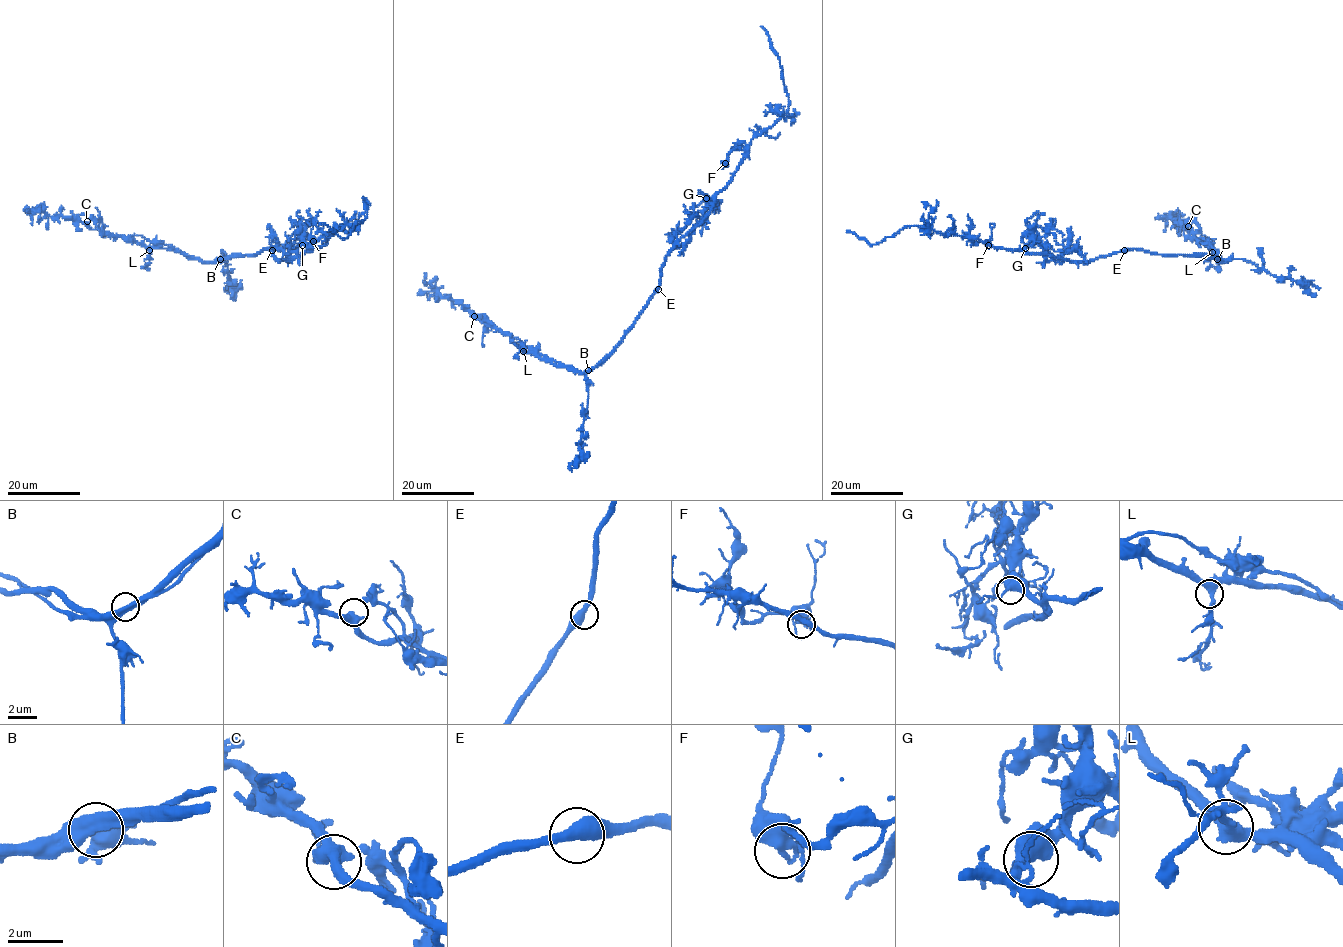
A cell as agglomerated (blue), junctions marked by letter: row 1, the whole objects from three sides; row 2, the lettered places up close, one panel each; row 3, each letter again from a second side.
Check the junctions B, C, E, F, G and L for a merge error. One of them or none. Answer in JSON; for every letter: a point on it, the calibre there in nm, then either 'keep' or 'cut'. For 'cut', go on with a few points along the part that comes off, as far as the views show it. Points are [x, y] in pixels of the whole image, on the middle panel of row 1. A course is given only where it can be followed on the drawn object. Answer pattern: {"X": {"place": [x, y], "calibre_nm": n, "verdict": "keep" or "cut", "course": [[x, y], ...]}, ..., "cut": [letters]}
{"B": {"place": [588, 370], "calibre_nm": 480, "verdict": "cut", "course": [[588, 370], [570, 371], [545, 355], [532, 352], [517, 338], [504, 333], [484, 313]]}, "C": {"place": [474, 316], "calibre_nm": 460, "verdict": "keep"}, "E": {"place": [658, 289], "calibre_nm": 440, "verdict": "keep"}, "F": {"place": [725, 163], "calibre_nm": 480, "verdict": "keep"}, "G": {"place": [706, 198], "calibre_nm": 550, "verdict": "keep"}, "L": {"place": [523, 351], "calibre_nm": 360, "verdict": "keep"}, "cut": ["B"]}

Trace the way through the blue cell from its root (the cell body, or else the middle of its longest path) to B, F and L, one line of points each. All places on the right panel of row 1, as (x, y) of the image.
B: (1123, 250), (1142, 249), (1157, 254), (1218, 259)
F: (1123, 250), (1091, 260), (1069, 261), (996, 248), (979, 240), (971, 242), (988, 245)
L: (1123, 250), (1214, 256), (1222, 261), (1217, 260), (1220, 256), (1217, 250), (1212, 249), (1212, 252)

